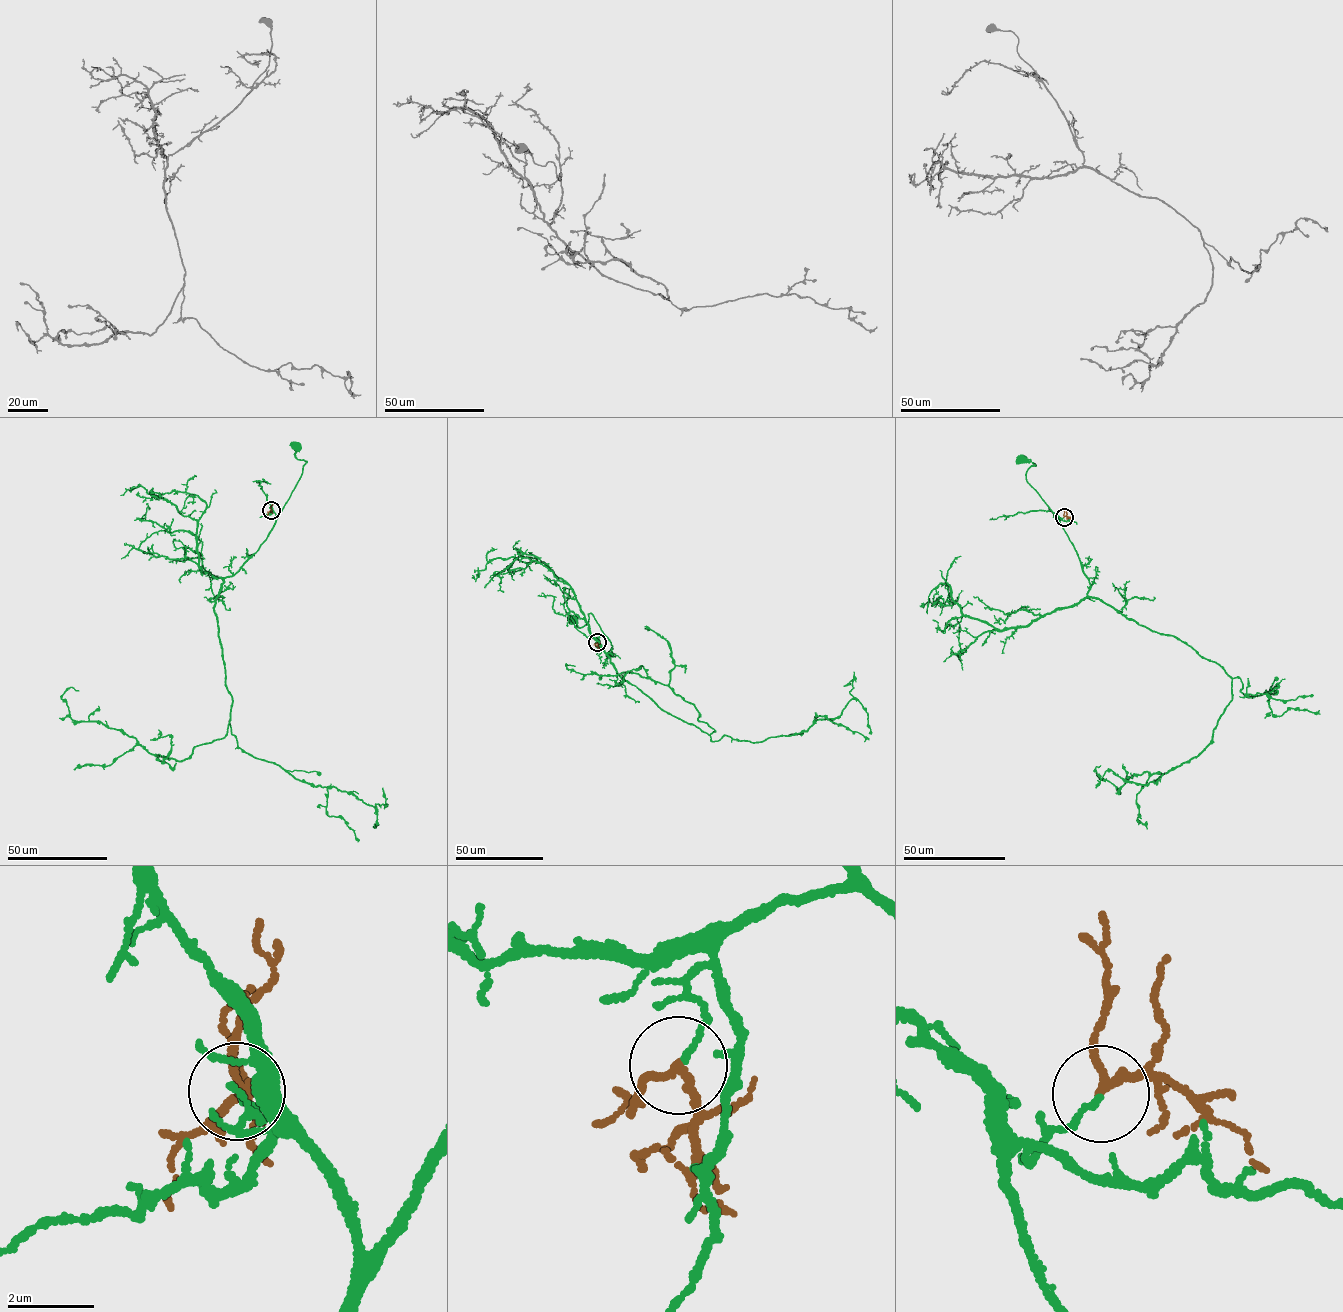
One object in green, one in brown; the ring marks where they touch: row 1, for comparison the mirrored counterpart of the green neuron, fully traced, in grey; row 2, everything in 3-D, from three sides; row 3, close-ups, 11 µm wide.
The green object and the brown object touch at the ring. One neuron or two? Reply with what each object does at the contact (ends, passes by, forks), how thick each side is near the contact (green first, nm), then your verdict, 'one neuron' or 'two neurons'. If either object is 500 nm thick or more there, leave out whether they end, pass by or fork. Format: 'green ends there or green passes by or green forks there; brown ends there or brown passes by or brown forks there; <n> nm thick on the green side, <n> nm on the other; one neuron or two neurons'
green ends there; brown passes by; 110 nm thick on the green side, 170 nm on the other; two neurons

